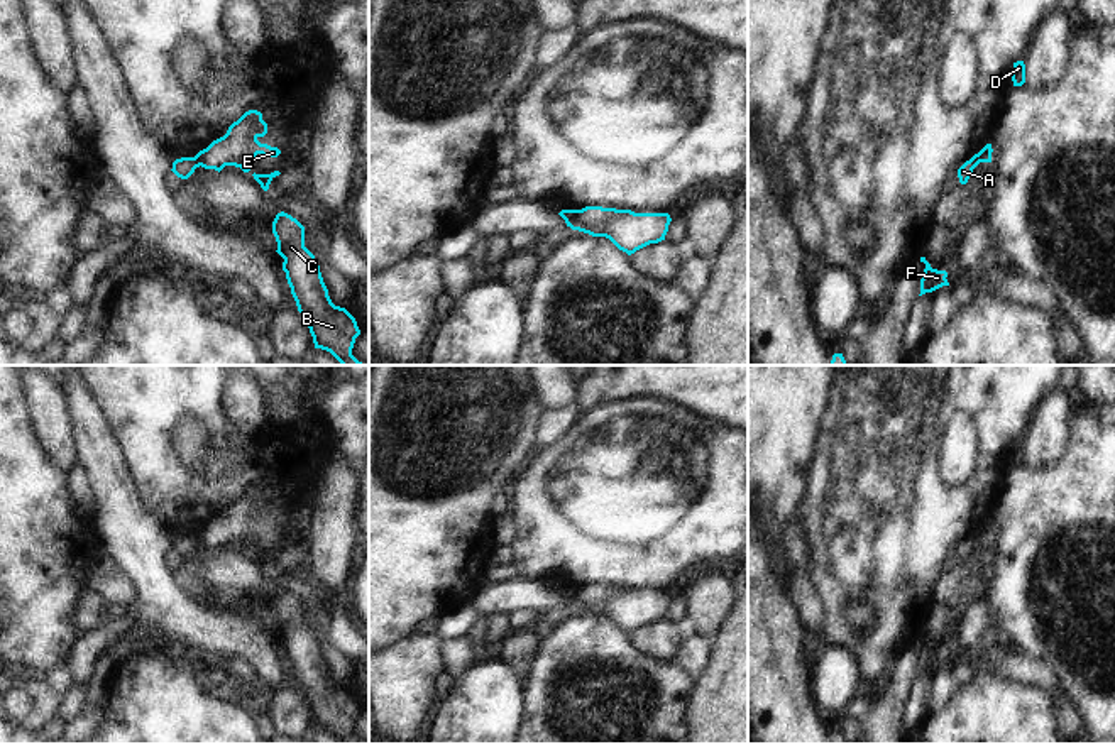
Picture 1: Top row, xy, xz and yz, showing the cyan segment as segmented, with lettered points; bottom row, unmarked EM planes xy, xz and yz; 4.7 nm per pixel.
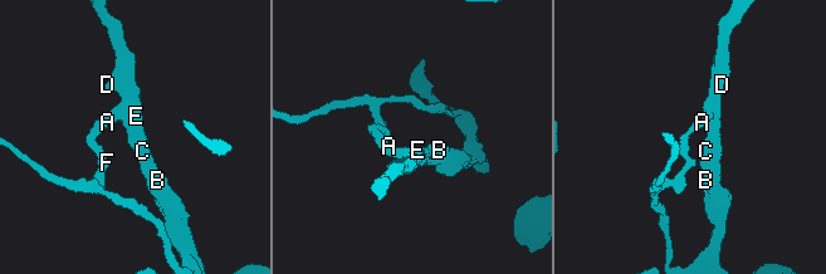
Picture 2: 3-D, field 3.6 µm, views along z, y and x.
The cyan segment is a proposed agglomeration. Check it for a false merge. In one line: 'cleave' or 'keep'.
cleave

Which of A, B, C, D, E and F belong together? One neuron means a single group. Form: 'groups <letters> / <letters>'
groups A F / B C D E

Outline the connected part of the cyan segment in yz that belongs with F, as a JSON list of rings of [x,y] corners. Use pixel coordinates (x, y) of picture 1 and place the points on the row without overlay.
[[[920,636],[920,641],[926,643],[926,648],[924,648],[924,653],[922,653],[922,658],[920,658],[920,673],[926,673],[926,671],[932,671],[942,665],[949,665],[947,661],[947,651],[946,649],[937,649],[937,648],[932,648],[931,643],[926,639],[926,636]]]

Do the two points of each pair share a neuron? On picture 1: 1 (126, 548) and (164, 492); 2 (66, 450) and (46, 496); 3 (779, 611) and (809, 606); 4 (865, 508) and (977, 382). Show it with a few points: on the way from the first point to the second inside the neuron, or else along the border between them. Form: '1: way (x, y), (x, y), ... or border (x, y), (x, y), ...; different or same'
1: border (131, 479), (139, 506), (176, 536); different
2: border (38, 432), (44, 450), (63, 467); different
3: border (785, 587), (804, 629); different
4: way (875, 474), (943, 404); same

